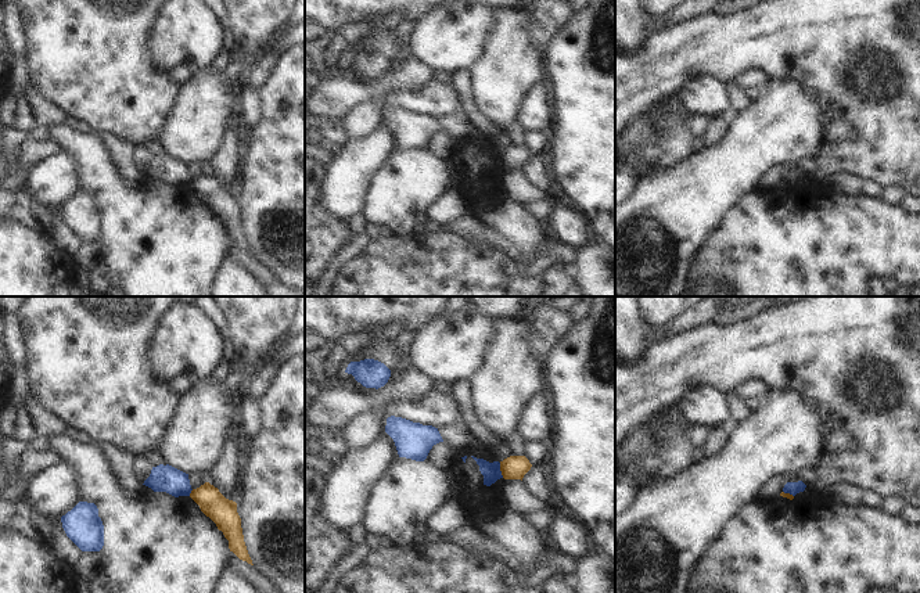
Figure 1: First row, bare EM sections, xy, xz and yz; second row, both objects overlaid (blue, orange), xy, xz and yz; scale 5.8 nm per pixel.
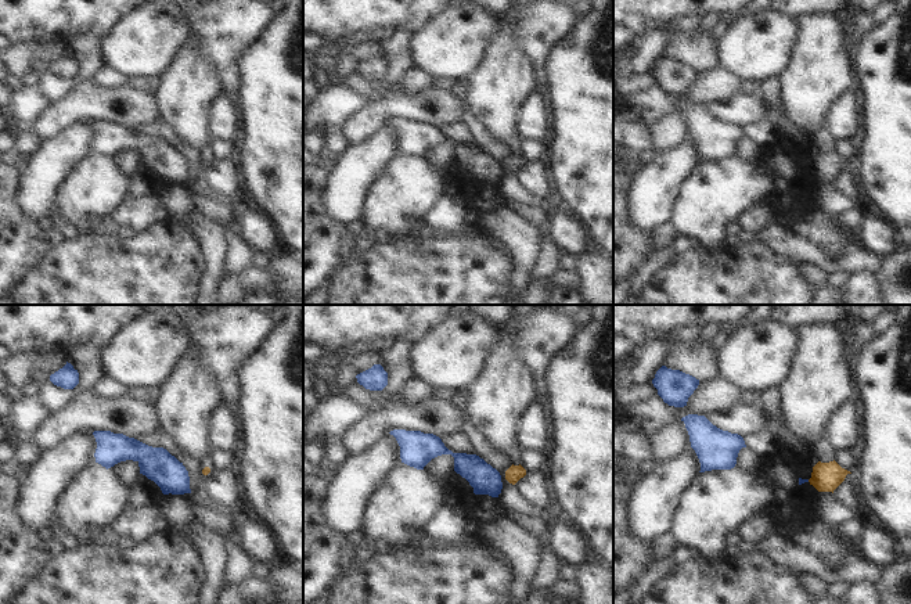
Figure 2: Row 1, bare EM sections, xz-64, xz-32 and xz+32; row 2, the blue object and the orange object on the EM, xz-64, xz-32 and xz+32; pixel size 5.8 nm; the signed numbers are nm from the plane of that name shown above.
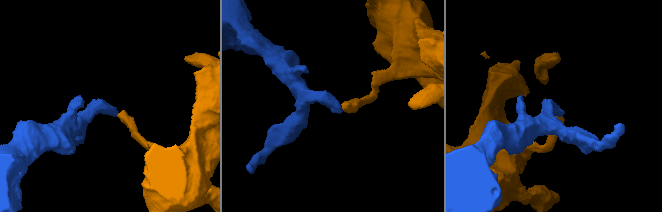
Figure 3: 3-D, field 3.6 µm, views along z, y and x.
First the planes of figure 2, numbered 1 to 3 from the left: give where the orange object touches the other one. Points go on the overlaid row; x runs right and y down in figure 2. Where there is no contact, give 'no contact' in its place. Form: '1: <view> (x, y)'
1: no contact
2: no contact
3: no contact

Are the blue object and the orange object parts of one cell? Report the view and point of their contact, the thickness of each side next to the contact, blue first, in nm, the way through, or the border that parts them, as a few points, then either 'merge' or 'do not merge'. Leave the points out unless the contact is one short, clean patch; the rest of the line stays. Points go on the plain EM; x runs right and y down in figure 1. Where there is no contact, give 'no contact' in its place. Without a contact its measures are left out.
meets blue in xz at (499, 160); 110 nm thick on the blue side, 140 nm on the other; border along xz (499, 153), (503, 166); do not merge

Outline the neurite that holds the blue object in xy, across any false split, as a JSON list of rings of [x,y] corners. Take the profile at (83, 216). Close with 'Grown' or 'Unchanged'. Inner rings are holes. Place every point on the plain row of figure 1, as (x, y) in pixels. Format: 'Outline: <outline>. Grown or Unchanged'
Outline: [[[79,191],[61,206],[67,226],[82,241],[100,241],[104,236],[104,215],[94,193]]]. Unchanged

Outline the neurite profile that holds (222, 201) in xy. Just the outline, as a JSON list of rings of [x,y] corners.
[[[209,172],[193,179],[190,187],[200,195],[201,201],[216,213],[218,219],[223,222],[229,230],[230,241],[240,249],[254,255],[244,231],[237,193],[226,188],[219,179]]]

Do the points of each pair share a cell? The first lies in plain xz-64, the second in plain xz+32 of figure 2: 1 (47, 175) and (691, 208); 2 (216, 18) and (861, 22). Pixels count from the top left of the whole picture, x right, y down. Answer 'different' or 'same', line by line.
1: different
2: same

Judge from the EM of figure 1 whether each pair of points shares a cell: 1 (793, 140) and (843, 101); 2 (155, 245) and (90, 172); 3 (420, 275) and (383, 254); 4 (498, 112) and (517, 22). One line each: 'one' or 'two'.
1: two
2: one
3: one
4: one

